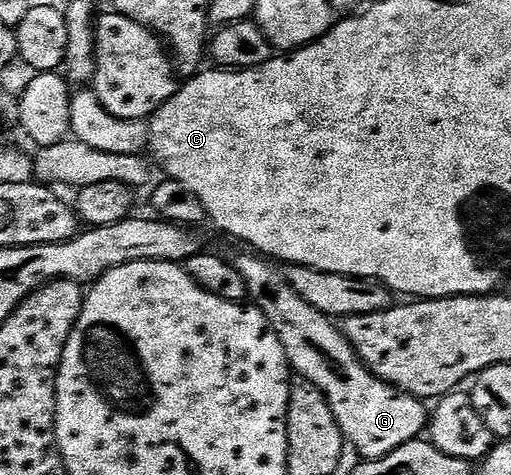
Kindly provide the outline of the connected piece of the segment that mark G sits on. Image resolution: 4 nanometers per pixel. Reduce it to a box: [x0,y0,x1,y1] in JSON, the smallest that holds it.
[235,252,430,459]

